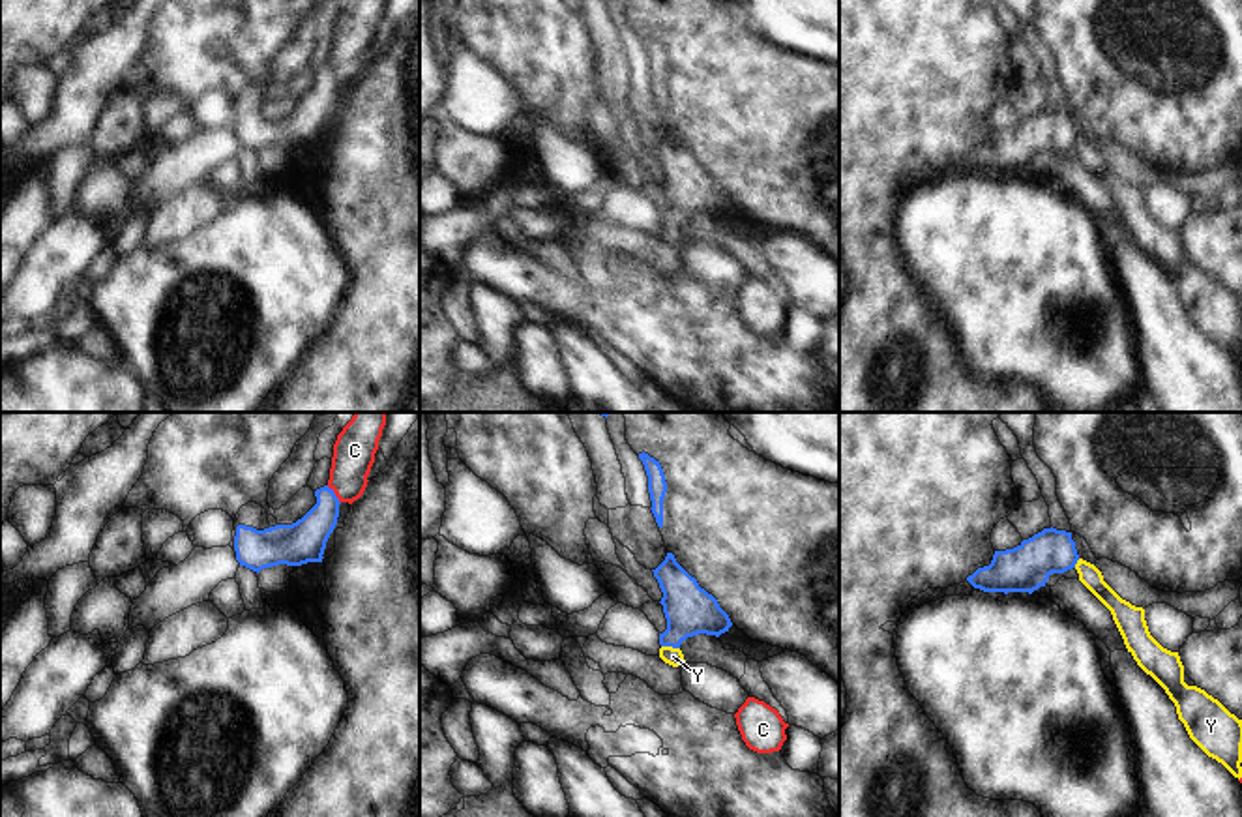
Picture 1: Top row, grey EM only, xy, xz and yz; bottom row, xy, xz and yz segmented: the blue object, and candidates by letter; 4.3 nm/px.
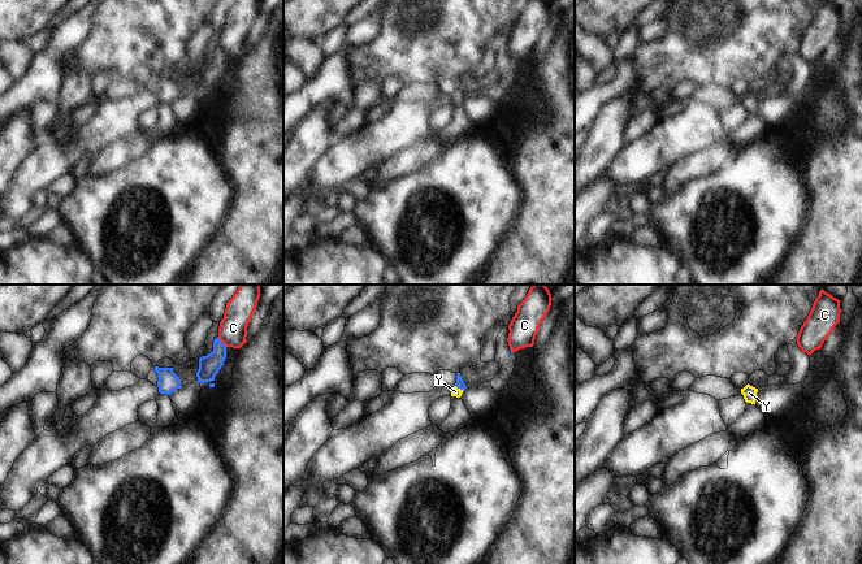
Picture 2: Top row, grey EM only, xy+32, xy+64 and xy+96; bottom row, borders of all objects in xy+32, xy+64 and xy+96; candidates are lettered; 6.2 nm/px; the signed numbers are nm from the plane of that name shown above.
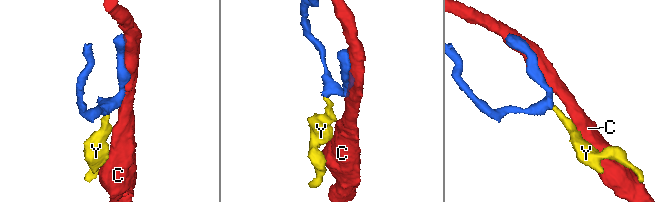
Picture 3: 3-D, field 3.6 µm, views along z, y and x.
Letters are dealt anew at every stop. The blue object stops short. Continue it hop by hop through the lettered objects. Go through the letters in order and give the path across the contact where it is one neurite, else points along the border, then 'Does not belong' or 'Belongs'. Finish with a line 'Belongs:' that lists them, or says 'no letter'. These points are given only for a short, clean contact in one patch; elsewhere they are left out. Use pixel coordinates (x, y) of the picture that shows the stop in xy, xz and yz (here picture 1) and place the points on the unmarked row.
C: Does not belong
Y: Path across: xz (690, 190), (671, 225), (673, 237). Belongs
Belongs: Y

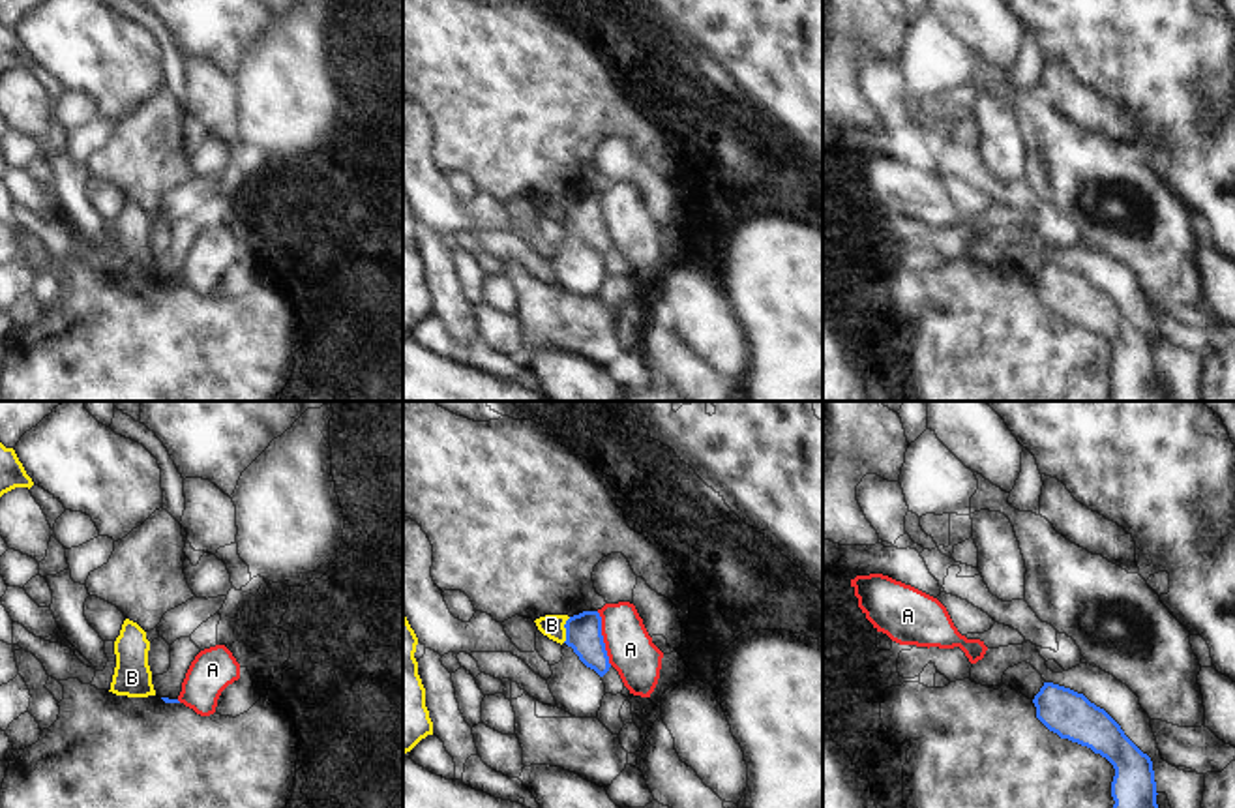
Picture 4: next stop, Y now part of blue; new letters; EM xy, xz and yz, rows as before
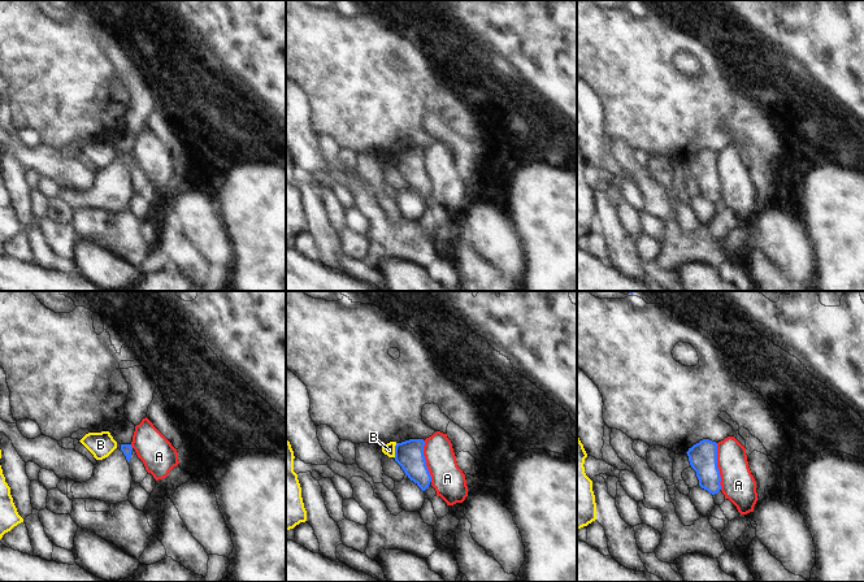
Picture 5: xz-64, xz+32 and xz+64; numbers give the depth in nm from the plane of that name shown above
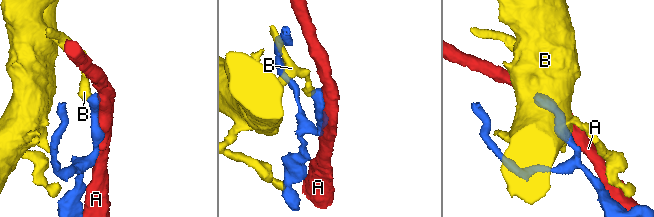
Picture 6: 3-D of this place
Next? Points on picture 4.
A: Does not belong
B: Boundary: xz (570, 197), (565, 205), (563, 222). Does not belong
Belongs: no letter

